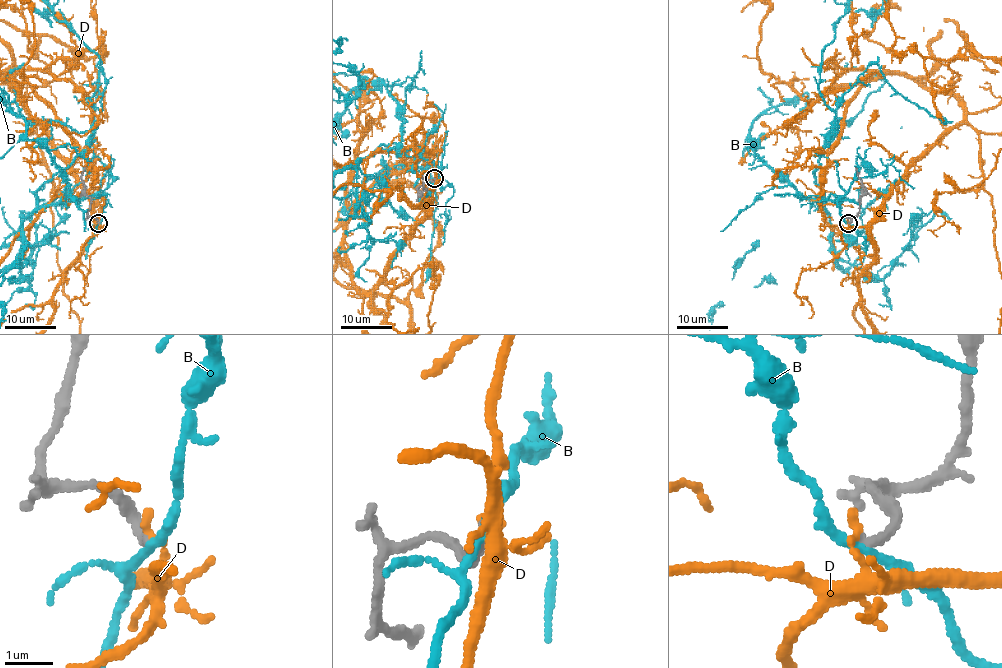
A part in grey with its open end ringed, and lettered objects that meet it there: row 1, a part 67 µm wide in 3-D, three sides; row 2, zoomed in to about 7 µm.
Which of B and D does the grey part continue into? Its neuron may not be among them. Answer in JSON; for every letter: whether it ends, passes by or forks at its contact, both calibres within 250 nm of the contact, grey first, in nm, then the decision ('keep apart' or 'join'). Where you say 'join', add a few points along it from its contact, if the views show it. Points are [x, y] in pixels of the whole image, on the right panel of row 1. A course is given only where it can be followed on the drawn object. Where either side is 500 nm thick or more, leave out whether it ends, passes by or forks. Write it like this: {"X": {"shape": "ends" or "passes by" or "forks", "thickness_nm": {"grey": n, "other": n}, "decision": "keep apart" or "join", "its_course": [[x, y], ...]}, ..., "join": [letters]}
{"B": {"shape": "forks", "thickness_nm": {"grey": 200, "other": 140}, "decision": "keep apart"}, "D": {"shape": "ends", "thickness_nm": {"grey": 200, "other": 160}, "decision": "keep apart"}, "join": []}

